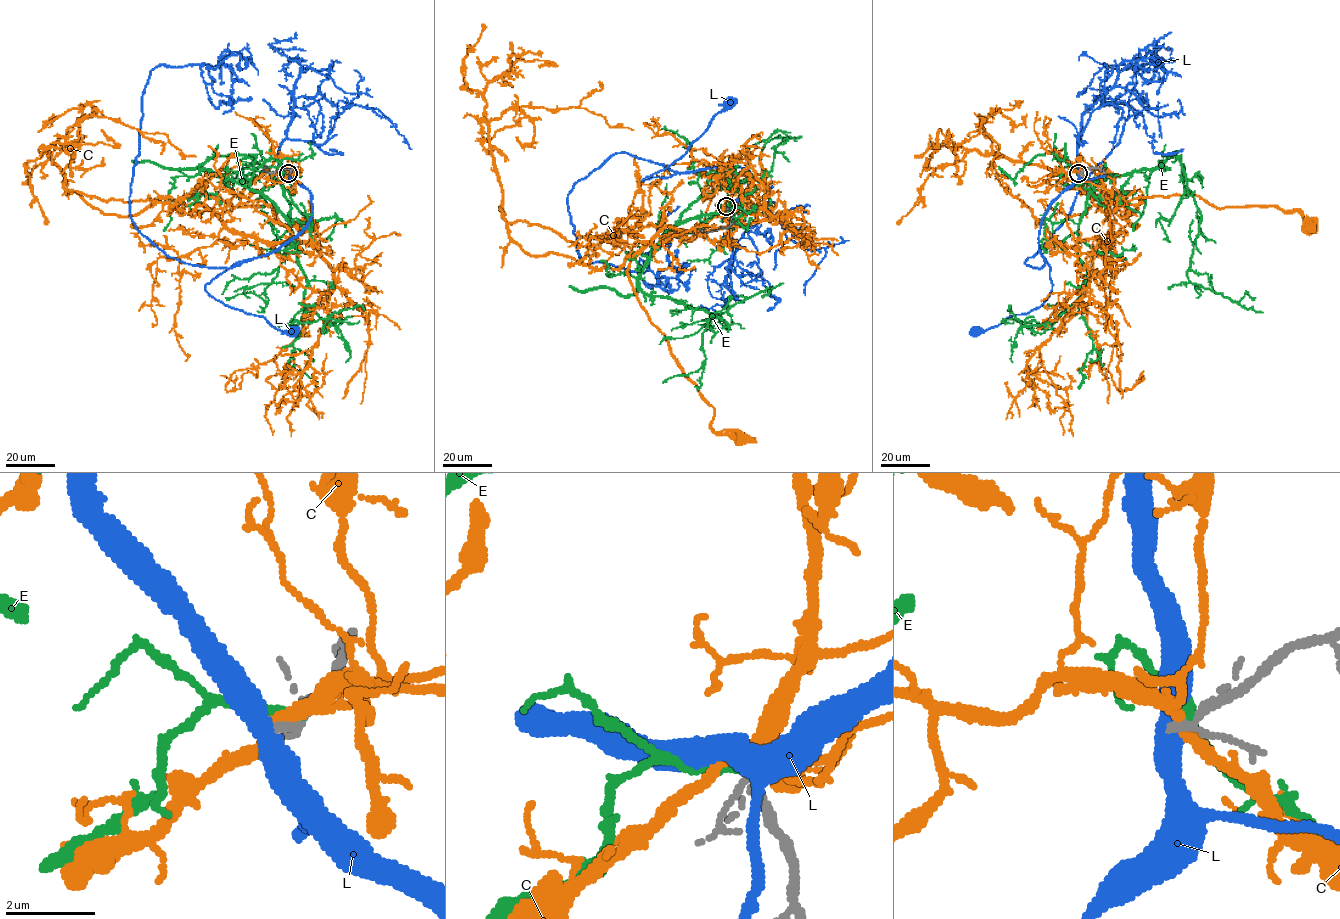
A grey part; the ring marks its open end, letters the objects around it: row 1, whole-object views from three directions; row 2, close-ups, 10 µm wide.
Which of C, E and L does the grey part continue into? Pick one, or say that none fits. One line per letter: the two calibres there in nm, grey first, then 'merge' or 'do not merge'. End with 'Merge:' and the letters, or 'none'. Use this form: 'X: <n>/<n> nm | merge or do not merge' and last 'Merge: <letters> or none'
C: 190/240 nm | do not merge
E: 180/190 nm | do not merge
L: 160/480 nm | do not merge
Merge: none

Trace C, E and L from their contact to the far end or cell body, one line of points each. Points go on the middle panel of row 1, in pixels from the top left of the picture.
C: (727, 207), (689, 239), (655, 236), (631, 261), (627, 276), (677, 365), (713, 408), (710, 428), (745, 438)
E: (727, 207), (673, 227), (640, 270), (648, 295), (728, 325), (710, 315), (702, 366), (663, 382)
L: (726, 206), (730, 206), (747, 190), (747, 169), (713, 166), (643, 180), (680, 158), (727, 102)

